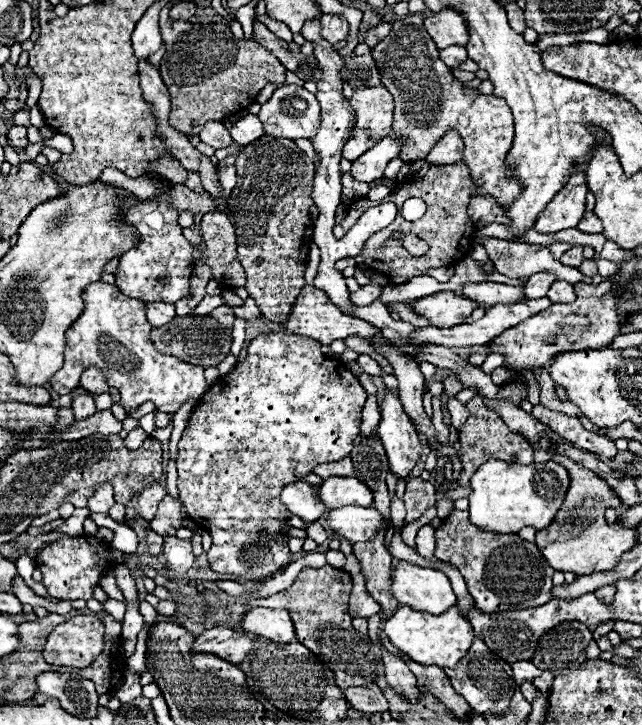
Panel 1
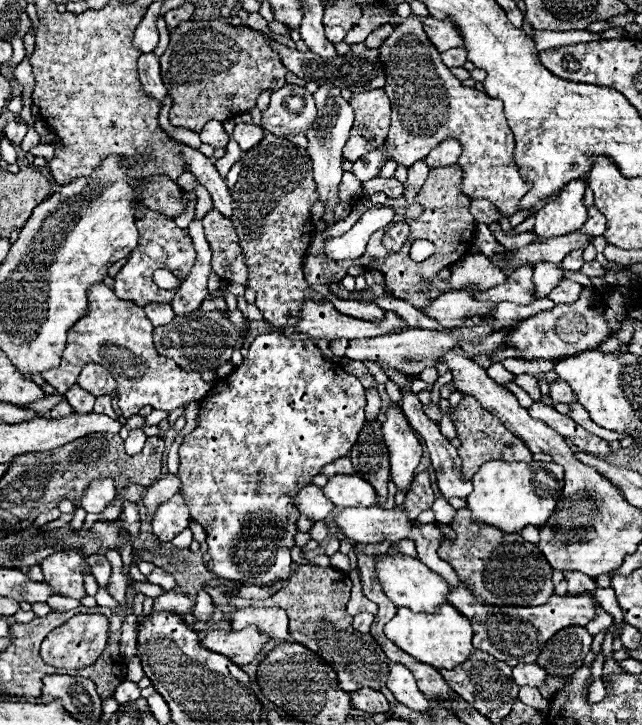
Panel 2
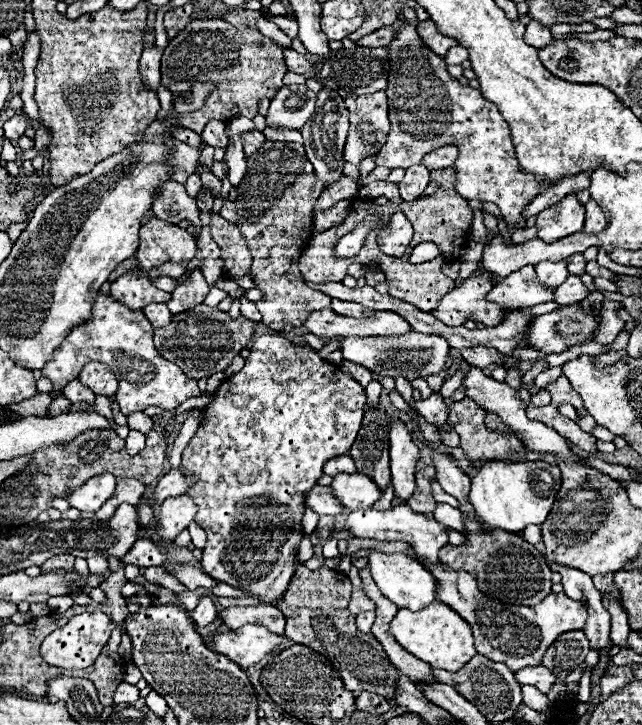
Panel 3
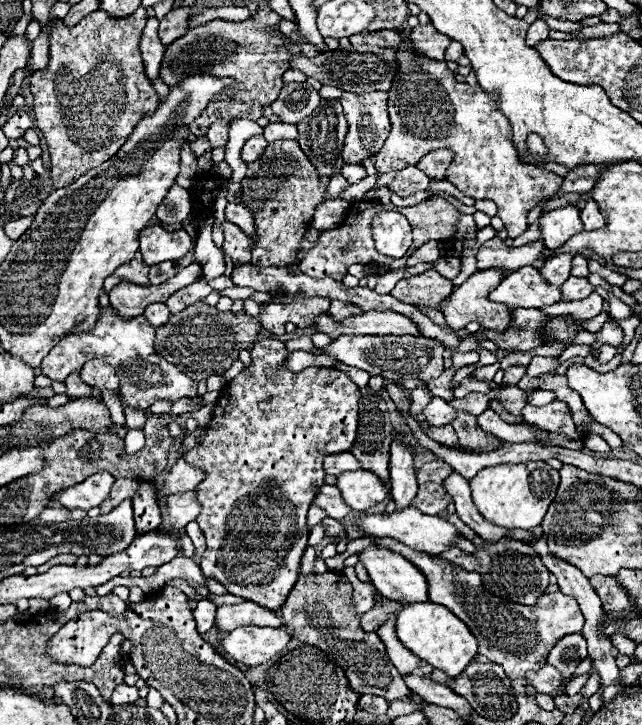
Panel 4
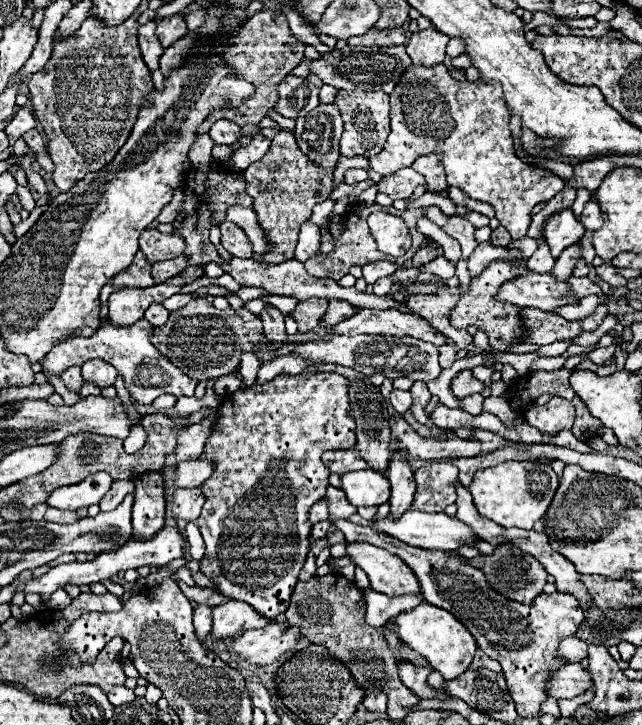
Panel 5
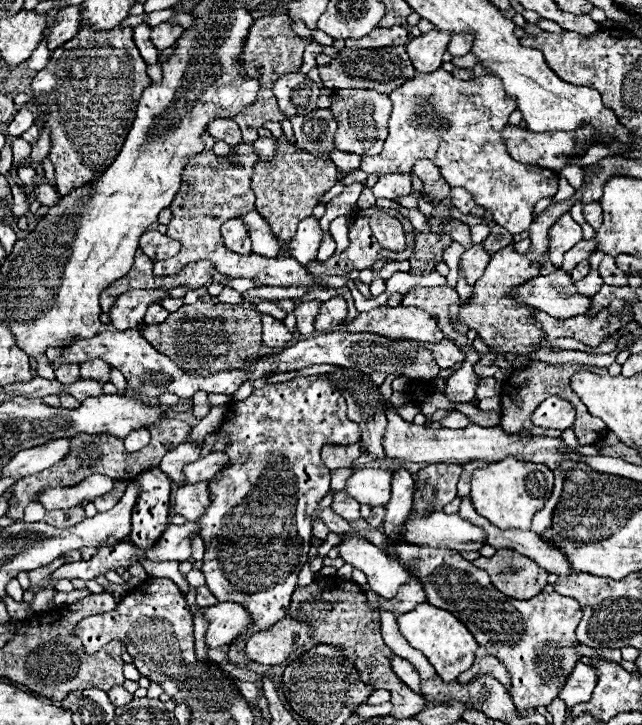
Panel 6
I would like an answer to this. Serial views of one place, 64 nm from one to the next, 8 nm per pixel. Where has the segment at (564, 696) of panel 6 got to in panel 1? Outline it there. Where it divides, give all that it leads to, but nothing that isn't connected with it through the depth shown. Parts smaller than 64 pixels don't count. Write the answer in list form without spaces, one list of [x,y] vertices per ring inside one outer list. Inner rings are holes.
[[[520,660],[520,662],[512,664],[512,674],[514,674],[514,680],[518,684],[524,684],[524,682],[534,682],[536,678],[540,678],[542,676],[542,670],[536,668],[532,662]]]

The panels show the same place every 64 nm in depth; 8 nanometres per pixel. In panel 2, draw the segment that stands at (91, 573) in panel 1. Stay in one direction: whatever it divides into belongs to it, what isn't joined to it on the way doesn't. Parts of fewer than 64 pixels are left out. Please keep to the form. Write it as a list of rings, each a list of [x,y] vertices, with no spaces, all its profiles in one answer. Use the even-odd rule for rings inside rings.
[[[62,550],[44,558],[40,568],[44,578],[52,584],[52,588],[56,588],[56,594],[80,600],[86,596],[84,576],[80,572],[82,564],[88,566],[86,556],[76,550]]]

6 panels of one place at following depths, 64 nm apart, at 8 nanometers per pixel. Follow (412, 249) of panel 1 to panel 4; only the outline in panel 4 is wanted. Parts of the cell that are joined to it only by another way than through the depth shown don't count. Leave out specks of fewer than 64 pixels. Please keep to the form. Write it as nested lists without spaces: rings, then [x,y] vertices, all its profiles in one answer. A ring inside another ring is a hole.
[[[430,241],[422,245],[414,254],[408,258],[406,266],[415,266],[416,264],[435,262],[440,258],[441,251],[437,241]]]

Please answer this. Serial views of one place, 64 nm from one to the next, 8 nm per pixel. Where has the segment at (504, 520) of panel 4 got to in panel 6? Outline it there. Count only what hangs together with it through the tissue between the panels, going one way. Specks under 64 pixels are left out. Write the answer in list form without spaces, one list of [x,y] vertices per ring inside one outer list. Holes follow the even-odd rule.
[[[508,456],[500,462],[492,462],[484,468],[474,470],[470,486],[470,500],[474,504],[474,510],[490,524],[502,530],[530,530],[532,516],[544,506],[552,492],[554,474],[544,468],[544,464],[526,462],[520,456]]]

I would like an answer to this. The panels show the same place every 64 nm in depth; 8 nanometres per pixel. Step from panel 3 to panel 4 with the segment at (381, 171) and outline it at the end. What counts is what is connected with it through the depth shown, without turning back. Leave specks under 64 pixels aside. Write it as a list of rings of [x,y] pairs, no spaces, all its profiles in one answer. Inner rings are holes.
[[[378,172],[376,175],[368,175],[356,184],[351,184],[349,187],[339,195],[339,198],[348,202],[356,202],[363,200],[365,192],[373,188],[377,180],[382,174]]]

